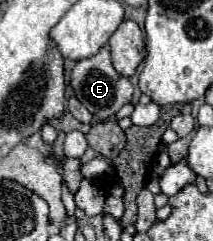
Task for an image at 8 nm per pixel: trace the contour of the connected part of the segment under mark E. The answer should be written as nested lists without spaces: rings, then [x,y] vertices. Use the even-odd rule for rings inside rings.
[[[103,46],[95,56],[79,60],[71,72],[71,86],[75,88],[75,96],[77,100],[95,116],[101,120],[109,120],[111,116],[115,116],[115,112],[131,102],[133,96],[133,84],[129,82],[129,78],[121,76],[115,72],[113,64],[111,64],[111,54],[109,48]]]

